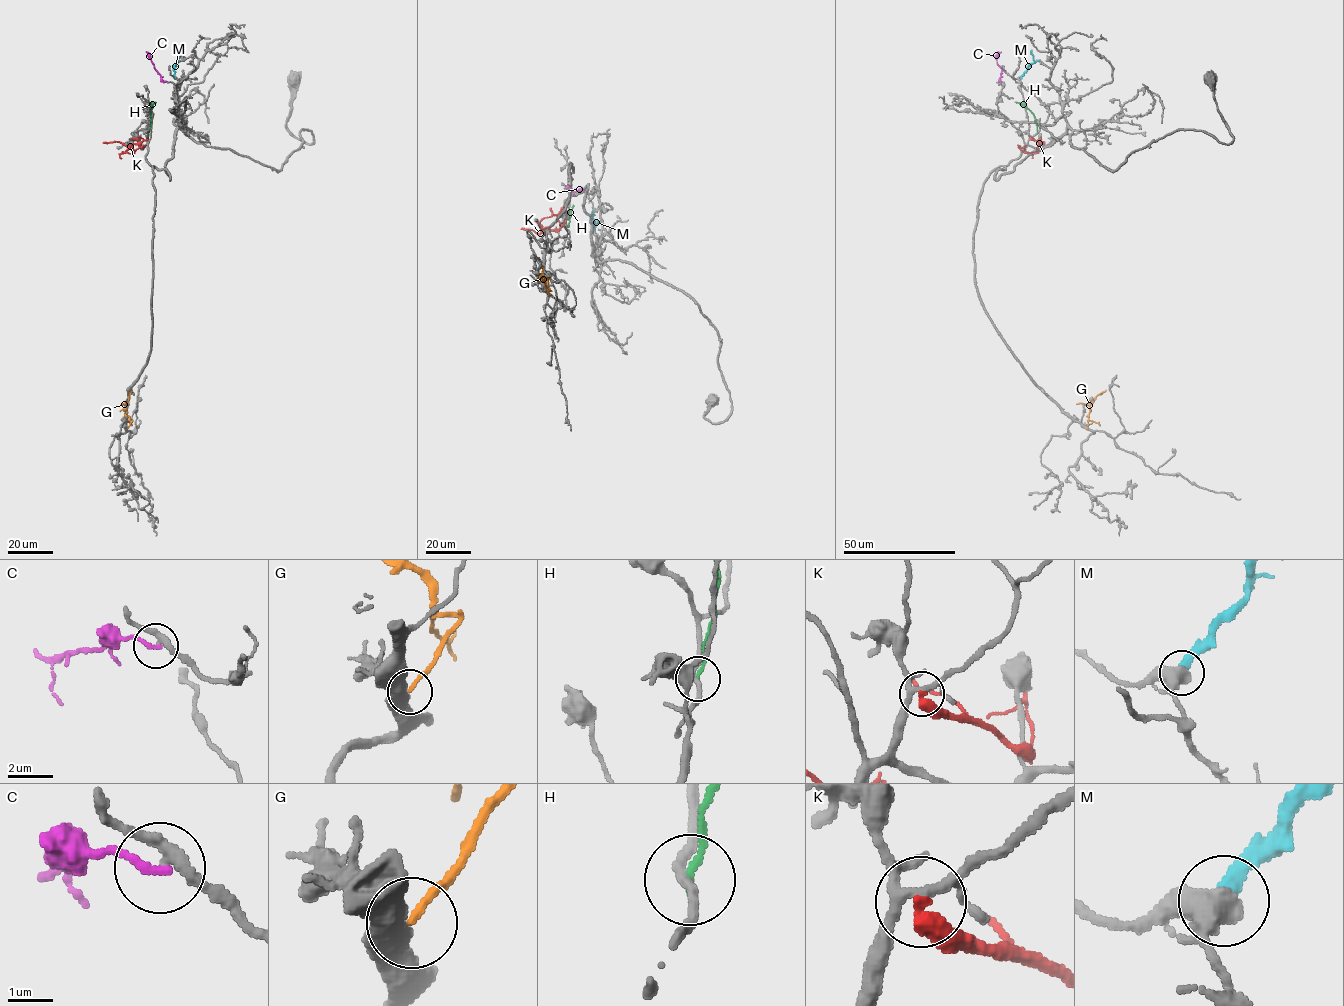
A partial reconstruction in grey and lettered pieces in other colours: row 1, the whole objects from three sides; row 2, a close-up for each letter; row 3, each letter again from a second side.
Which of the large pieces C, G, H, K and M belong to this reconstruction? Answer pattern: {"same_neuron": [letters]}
{"same_neuron": []}

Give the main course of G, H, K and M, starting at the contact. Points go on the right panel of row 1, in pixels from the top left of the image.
G: (1087, 428), (1090, 404), (1105, 390)
H: (1037, 133), (1033, 114), (1015, 102)
K: (1030, 138), (1041, 144), (1038, 152), (1027, 153), (1017, 145)
M: (1020, 77), (1034, 61), (1031, 50)

